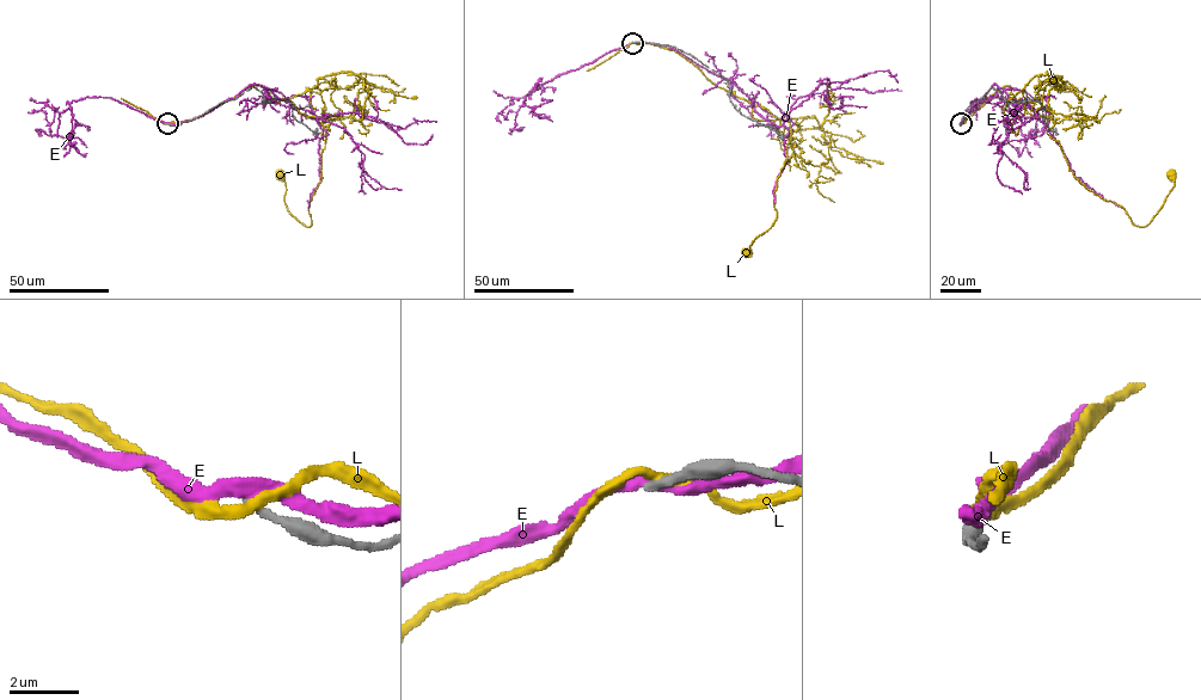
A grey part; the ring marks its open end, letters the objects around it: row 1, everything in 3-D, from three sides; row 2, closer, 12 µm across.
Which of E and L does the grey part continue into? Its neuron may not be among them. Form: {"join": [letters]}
{"join": []}

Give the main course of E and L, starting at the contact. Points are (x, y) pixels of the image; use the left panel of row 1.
E: (167, 123), (192, 120), (258, 85), (318, 121), (357, 112), (385, 123), (405, 143), (424, 143), (432, 134)
L: (167, 123), (262, 85), (324, 127), (308, 226), (288, 210), (280, 174)

